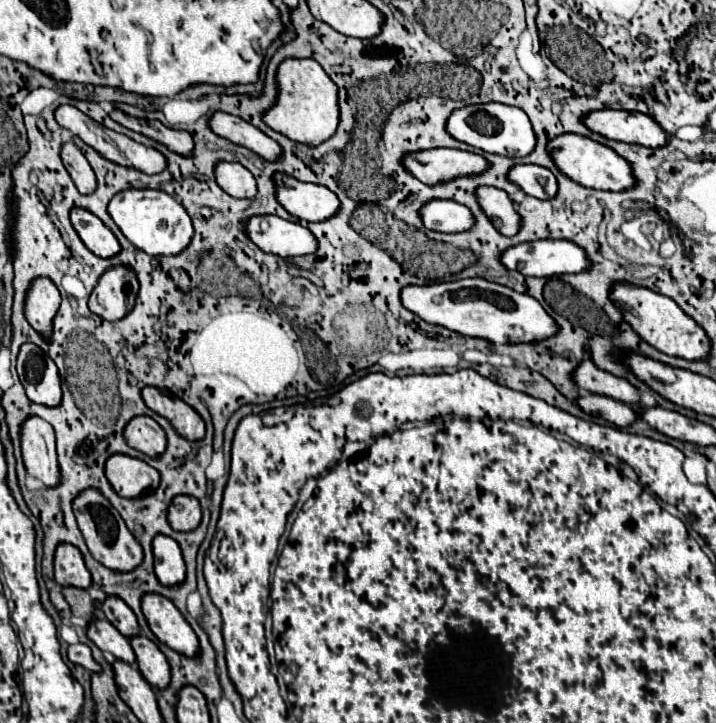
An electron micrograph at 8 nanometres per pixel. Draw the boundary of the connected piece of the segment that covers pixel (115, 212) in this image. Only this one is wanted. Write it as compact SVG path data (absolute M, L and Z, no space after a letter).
M124 190L118 192L110 204L108 214L116 222L116 226L122 230L122 234L134 242L136 248L152 254L152 256L170 256L182 252L192 238L192 222L186 210L168 194L158 190Z

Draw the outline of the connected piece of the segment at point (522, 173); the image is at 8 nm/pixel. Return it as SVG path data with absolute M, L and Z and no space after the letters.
M516 164L508 170L508 180L534 198L552 198L556 194L556 178L550 170L536 164Z

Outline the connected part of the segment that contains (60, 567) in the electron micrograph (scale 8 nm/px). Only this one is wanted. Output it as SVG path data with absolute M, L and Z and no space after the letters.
M58 544L54 554L54 580L60 586L88 588L92 584L90 572L84 566L80 550L72 544Z

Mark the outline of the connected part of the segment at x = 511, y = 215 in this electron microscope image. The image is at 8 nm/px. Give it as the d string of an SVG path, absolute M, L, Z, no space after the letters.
M480 186L474 190L476 200L484 214L490 218L492 226L504 234L504 236L514 236L520 228L520 216L512 208L512 200L504 190L492 188L492 186Z

